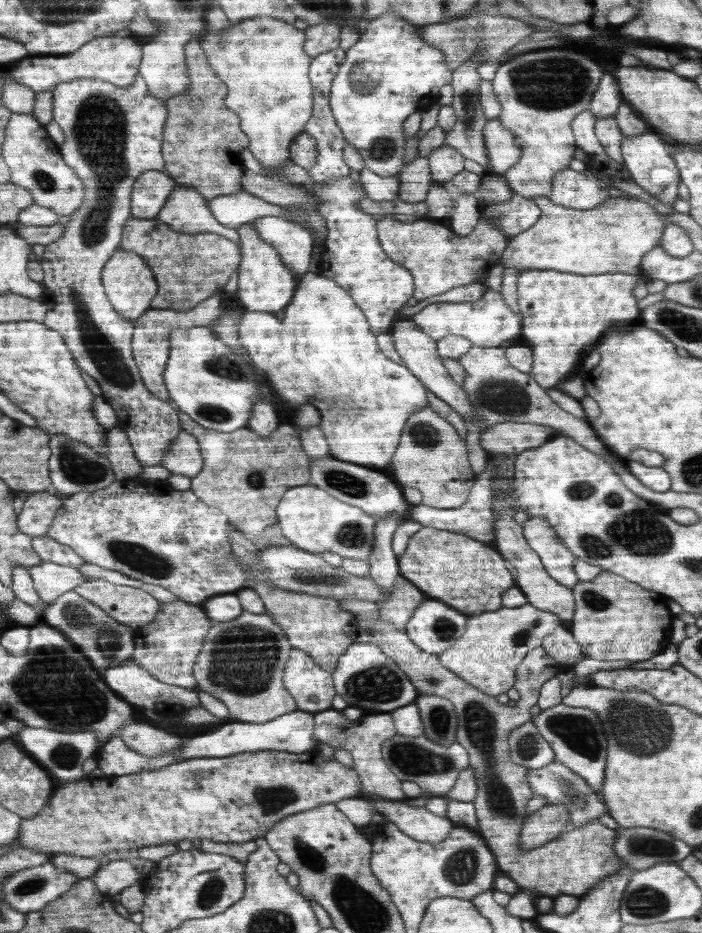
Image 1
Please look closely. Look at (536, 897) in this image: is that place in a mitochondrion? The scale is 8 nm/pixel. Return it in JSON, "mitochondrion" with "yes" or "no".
{"mitochondrion":"no"}

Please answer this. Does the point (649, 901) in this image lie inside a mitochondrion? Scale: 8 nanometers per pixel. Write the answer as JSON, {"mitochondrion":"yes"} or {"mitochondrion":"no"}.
{"mitochondrion":"yes"}

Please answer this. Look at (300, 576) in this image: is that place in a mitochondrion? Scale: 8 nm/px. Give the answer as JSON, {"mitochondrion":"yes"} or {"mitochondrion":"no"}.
{"mitochondrion":"yes"}

